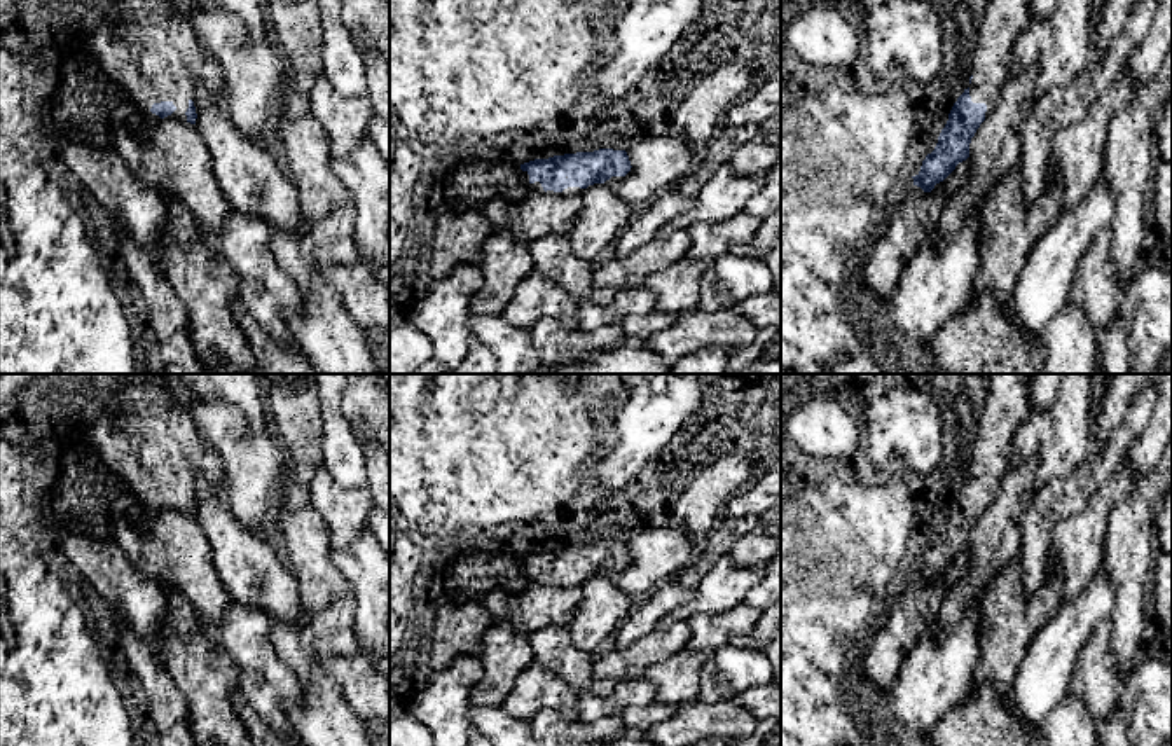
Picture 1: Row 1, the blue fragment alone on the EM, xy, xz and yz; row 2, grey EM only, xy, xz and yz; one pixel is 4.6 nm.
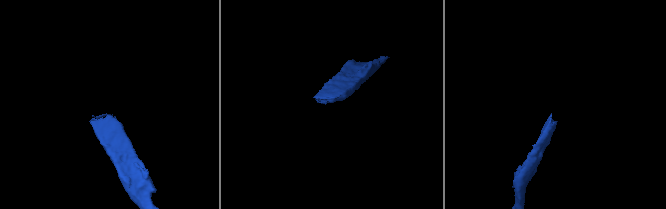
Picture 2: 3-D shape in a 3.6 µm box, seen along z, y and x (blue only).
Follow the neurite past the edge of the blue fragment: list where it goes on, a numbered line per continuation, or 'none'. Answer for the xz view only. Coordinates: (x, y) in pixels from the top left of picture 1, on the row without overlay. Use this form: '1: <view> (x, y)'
1: xz (526, 579)

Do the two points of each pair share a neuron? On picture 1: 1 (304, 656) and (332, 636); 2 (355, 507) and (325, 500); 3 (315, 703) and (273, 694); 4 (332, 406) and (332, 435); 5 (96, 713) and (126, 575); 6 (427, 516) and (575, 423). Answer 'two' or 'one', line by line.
1: one
2: one
3: two
4: one
5: two
6: one

